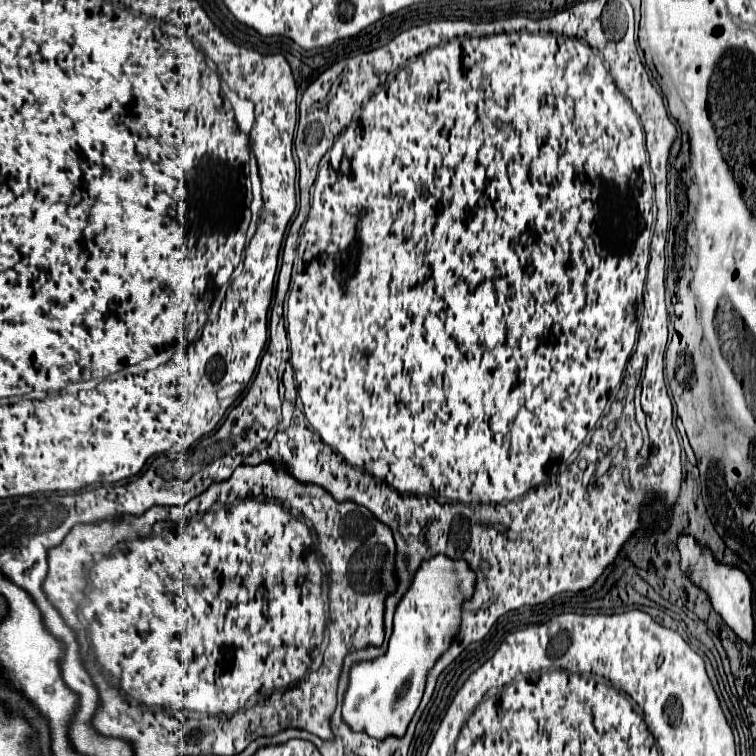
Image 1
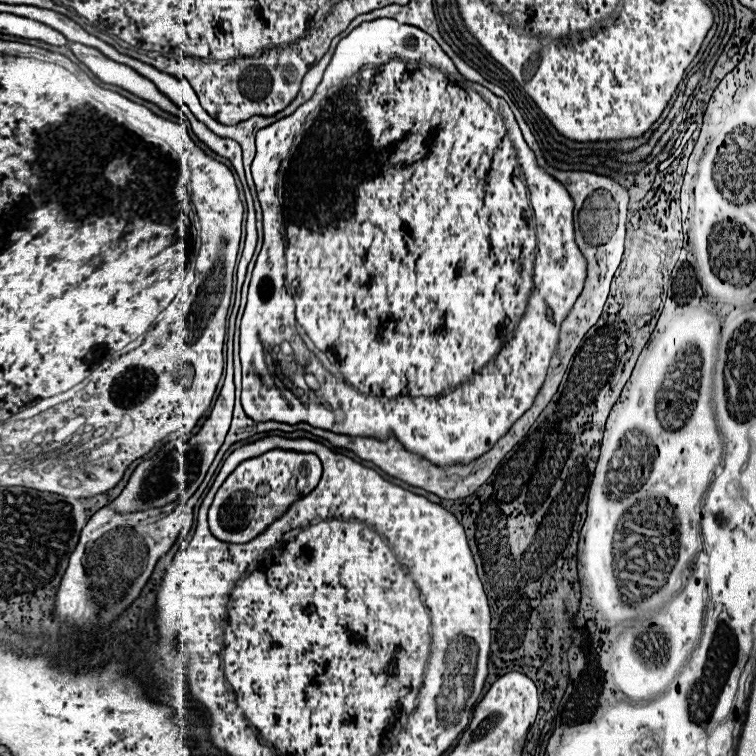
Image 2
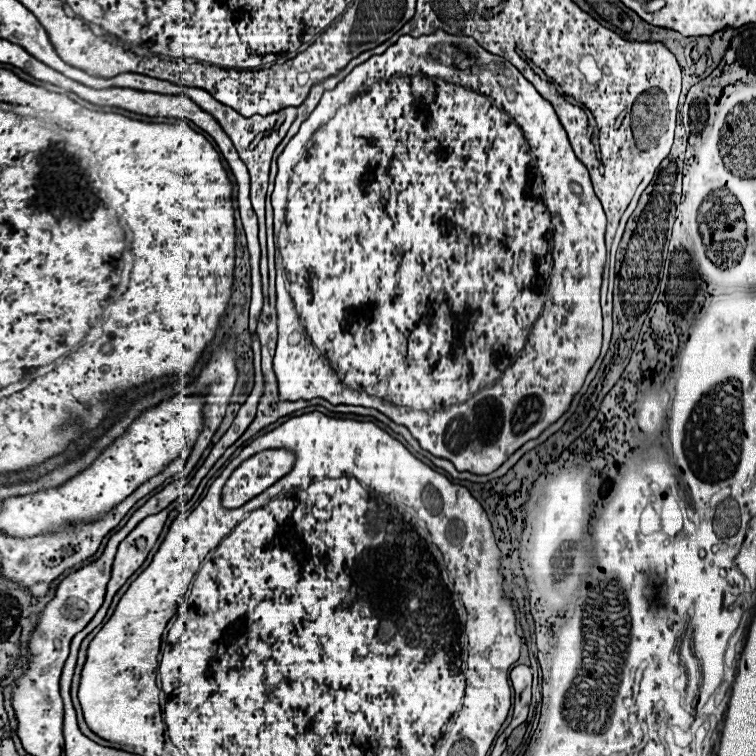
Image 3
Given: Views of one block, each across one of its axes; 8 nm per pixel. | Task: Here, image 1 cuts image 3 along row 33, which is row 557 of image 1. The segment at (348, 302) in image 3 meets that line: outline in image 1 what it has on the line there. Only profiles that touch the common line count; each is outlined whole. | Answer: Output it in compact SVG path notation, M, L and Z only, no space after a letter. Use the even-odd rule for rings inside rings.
M438 556L430 562L422 562L410 590L396 608L388 652L372 662L354 664L350 670L350 686L344 694L342 716L352 730L366 730L374 738L386 738L386 734L402 736L406 732L420 704L430 666L434 666L436 658L448 648L458 630L460 604L462 598L472 594L474 578L476 574L464 560Z

